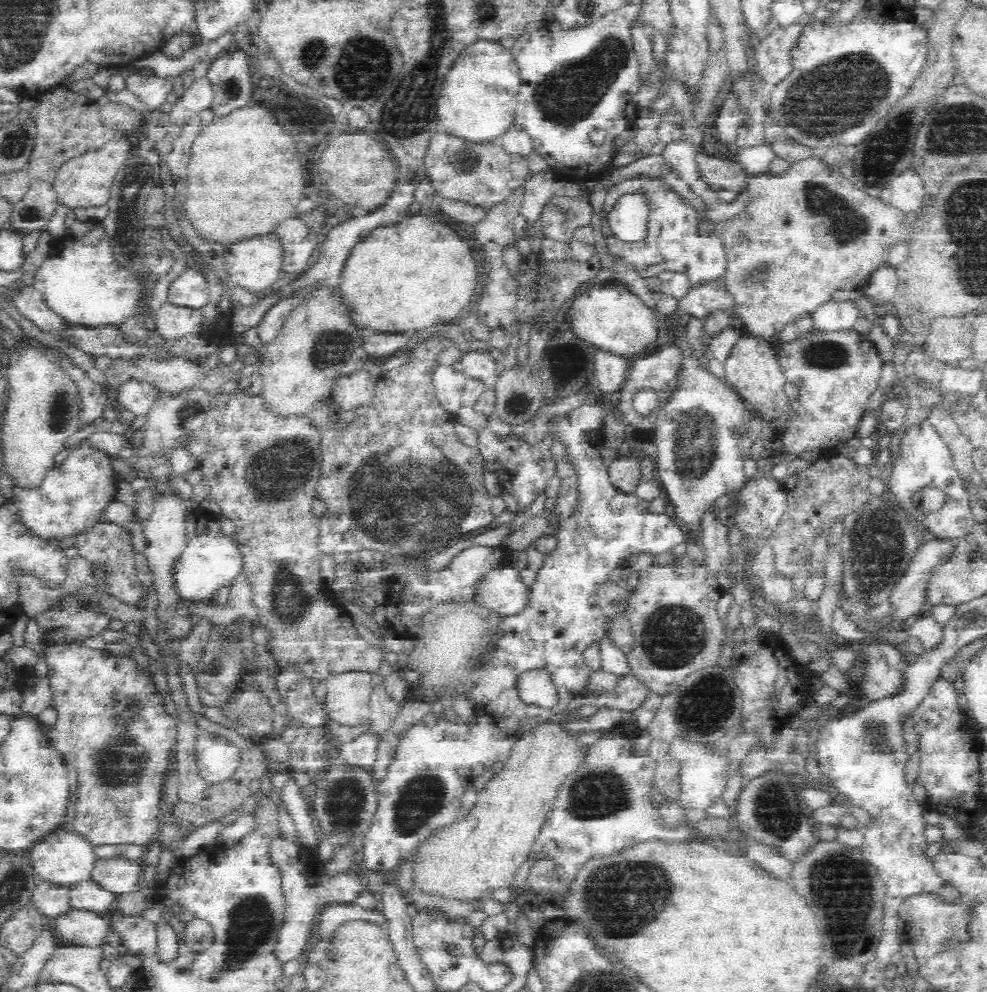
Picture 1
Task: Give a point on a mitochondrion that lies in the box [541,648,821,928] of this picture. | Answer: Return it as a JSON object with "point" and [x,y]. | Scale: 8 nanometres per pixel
{"point":[595,794]}

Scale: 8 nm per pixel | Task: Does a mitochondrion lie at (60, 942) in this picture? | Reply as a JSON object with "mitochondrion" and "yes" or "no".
{"mitochondrion":"no"}

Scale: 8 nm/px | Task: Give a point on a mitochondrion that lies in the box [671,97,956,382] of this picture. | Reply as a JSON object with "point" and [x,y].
{"point":[880,156]}

